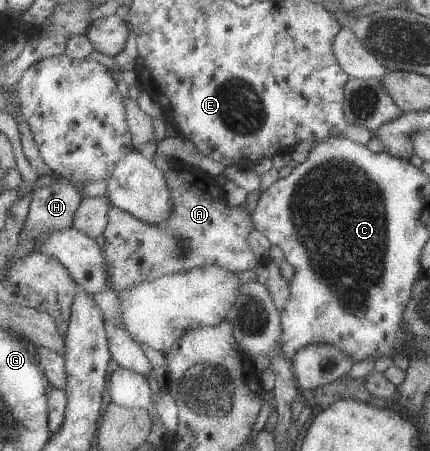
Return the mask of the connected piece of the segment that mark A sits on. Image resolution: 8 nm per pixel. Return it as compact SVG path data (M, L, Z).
M157 157L155 160L165 171L173 189L173 217L168 222L156 225L113 206L103 247L113 287L123 292L144 281L213 265L227 267L238 273L255 270L260 262L248 241L248 236L255 230L254 212L250 215L244 206L228 205L221 178L178 159Z

